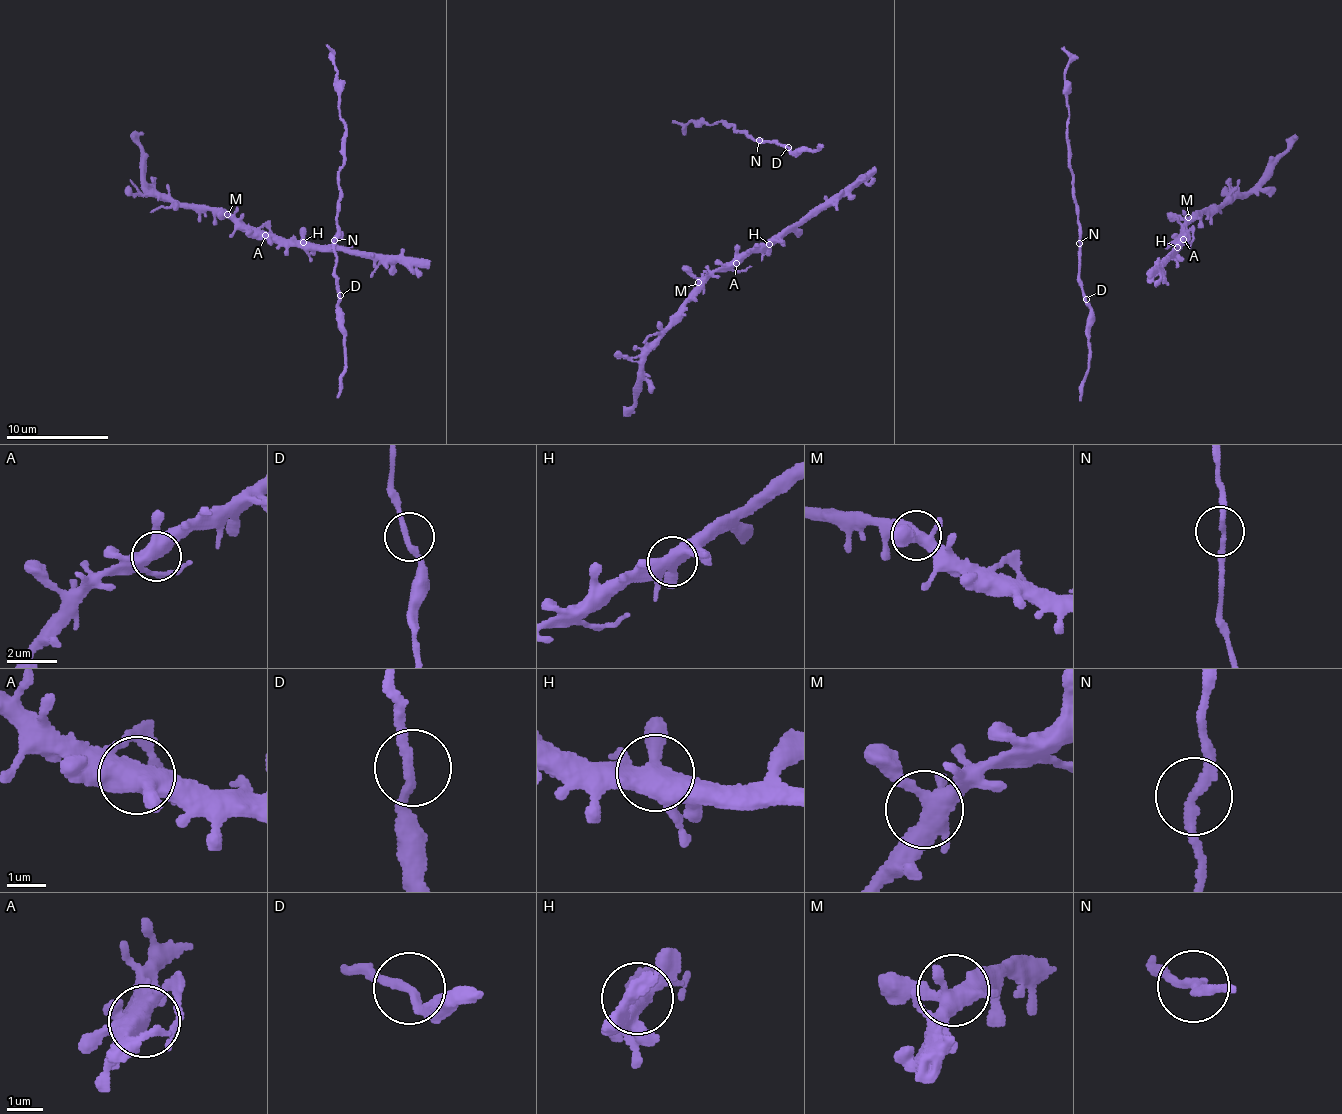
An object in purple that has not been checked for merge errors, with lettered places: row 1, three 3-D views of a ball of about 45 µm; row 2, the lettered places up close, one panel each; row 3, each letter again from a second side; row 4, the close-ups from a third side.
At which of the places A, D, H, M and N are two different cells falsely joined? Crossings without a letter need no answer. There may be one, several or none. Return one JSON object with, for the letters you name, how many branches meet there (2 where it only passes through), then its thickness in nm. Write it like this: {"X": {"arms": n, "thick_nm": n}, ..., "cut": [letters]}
{"cut": []}

